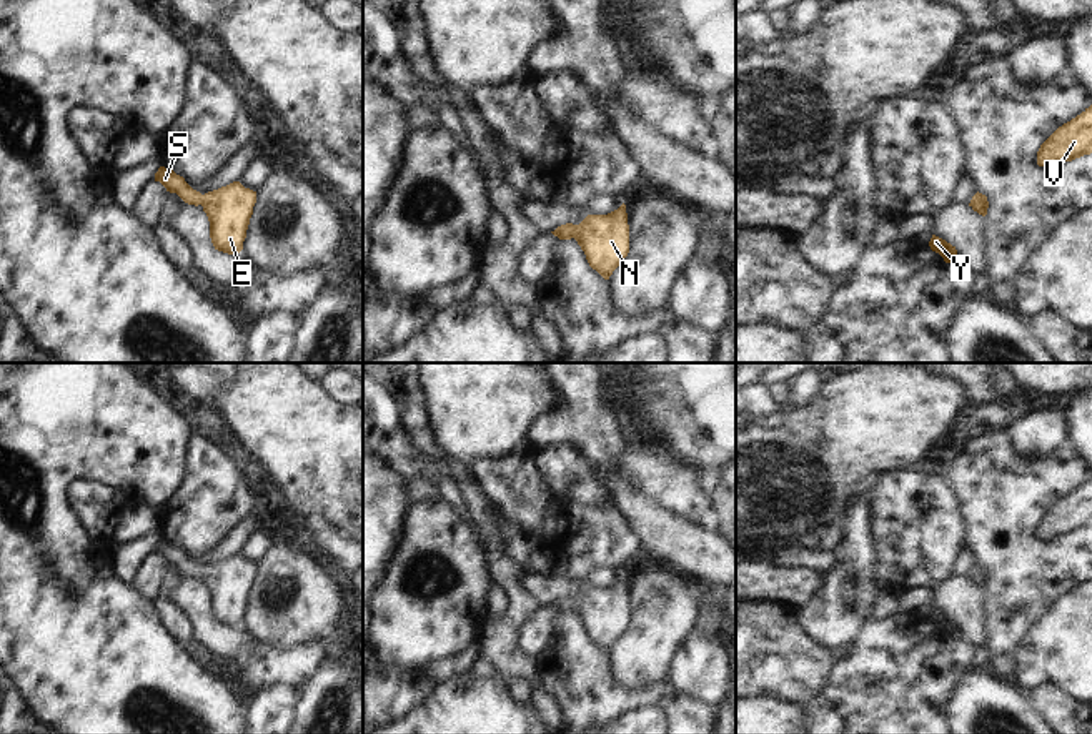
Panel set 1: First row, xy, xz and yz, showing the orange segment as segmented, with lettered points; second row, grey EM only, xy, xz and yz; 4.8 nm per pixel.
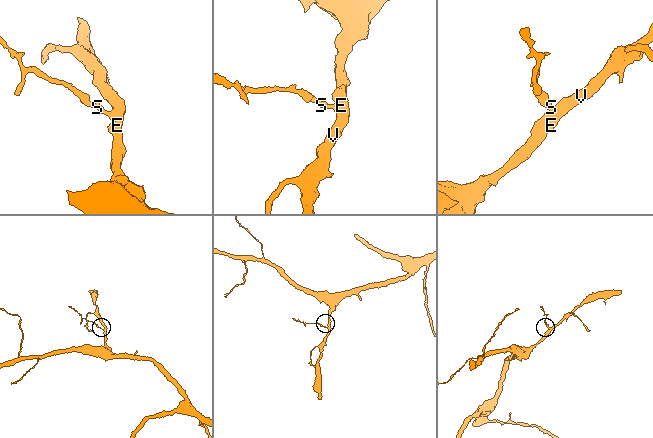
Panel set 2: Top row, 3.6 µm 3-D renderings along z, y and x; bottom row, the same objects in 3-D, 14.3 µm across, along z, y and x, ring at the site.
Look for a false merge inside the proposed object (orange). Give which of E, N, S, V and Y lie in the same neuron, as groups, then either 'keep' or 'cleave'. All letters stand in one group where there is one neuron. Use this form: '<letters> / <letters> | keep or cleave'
E N S V Y | keep

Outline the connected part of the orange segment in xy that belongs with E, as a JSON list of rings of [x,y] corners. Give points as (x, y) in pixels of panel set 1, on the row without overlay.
[[[165,539],[158,541],[155,554],[160,554],[166,564],[176,566],[185,576],[203,579],[210,594],[210,611],[215,622],[228,627],[238,627],[243,622],[256,576],[256,564],[245,561],[240,554],[233,554],[201,568],[183,549]]]

